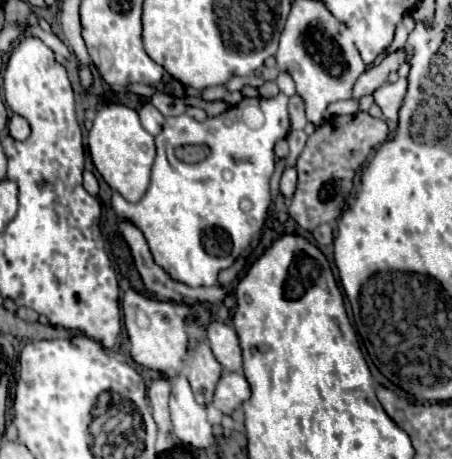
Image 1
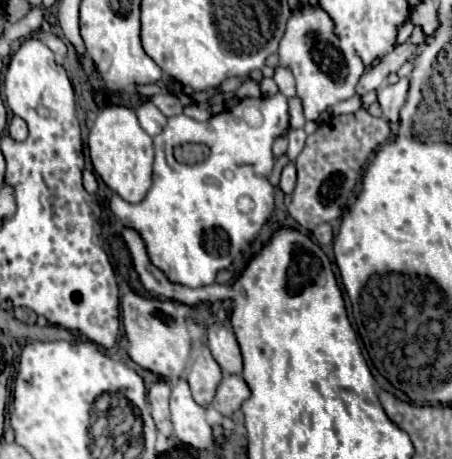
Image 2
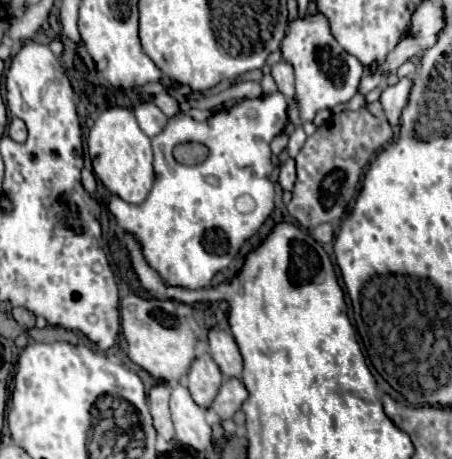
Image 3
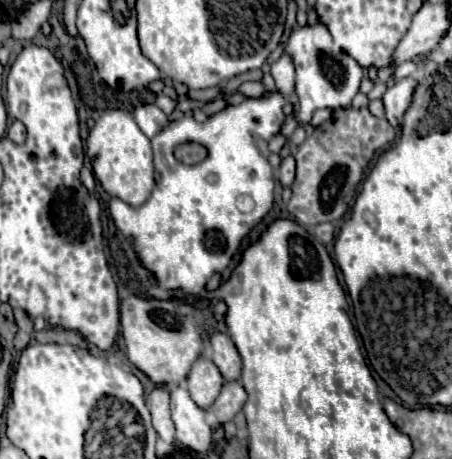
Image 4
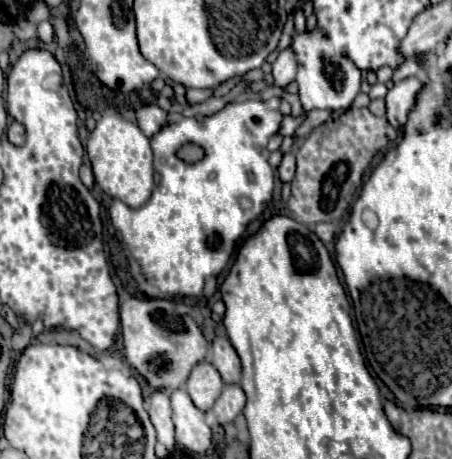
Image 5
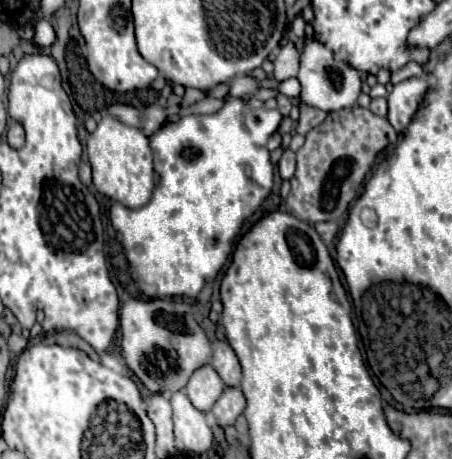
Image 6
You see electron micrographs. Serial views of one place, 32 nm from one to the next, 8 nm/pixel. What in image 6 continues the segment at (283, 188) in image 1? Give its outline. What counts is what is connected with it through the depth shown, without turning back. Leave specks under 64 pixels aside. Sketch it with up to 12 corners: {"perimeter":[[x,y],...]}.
{"perimeter":[[284,150],[278,170],[284,180],[290,180],[296,170],[296,156]]}

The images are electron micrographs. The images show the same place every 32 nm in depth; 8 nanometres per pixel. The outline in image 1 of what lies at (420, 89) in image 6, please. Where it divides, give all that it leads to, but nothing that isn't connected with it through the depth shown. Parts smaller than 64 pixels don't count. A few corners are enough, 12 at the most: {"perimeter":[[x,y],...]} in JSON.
{"perimeter":[[406,78],[384,84],[374,92],[386,120],[396,122]]}

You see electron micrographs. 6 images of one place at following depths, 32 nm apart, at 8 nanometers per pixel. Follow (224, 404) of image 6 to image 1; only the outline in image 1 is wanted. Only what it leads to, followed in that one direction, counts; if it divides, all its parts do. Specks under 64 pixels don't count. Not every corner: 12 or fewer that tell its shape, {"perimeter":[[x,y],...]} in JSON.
{"perimeter":[[224,372],[214,406],[232,414],[250,398],[250,386],[240,372]]}

